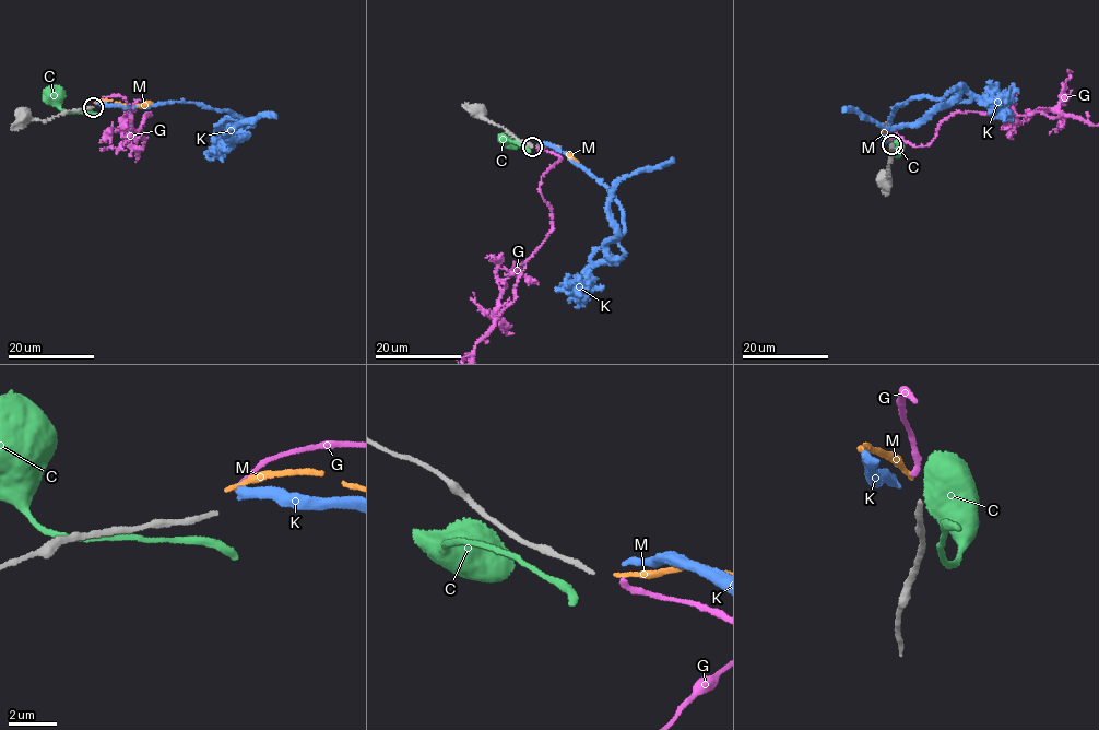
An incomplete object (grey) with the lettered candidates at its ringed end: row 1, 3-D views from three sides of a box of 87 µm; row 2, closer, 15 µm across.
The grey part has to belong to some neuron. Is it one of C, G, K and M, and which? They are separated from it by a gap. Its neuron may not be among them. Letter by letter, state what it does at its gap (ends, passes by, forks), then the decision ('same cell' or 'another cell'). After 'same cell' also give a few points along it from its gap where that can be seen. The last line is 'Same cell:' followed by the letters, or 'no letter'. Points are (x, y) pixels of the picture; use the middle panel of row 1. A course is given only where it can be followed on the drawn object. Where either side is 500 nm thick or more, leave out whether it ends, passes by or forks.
C: it passes by; another cell
G: it ends; another cell
K: it ends; another cell
M: it ends; another cell
Same cell: no letter

